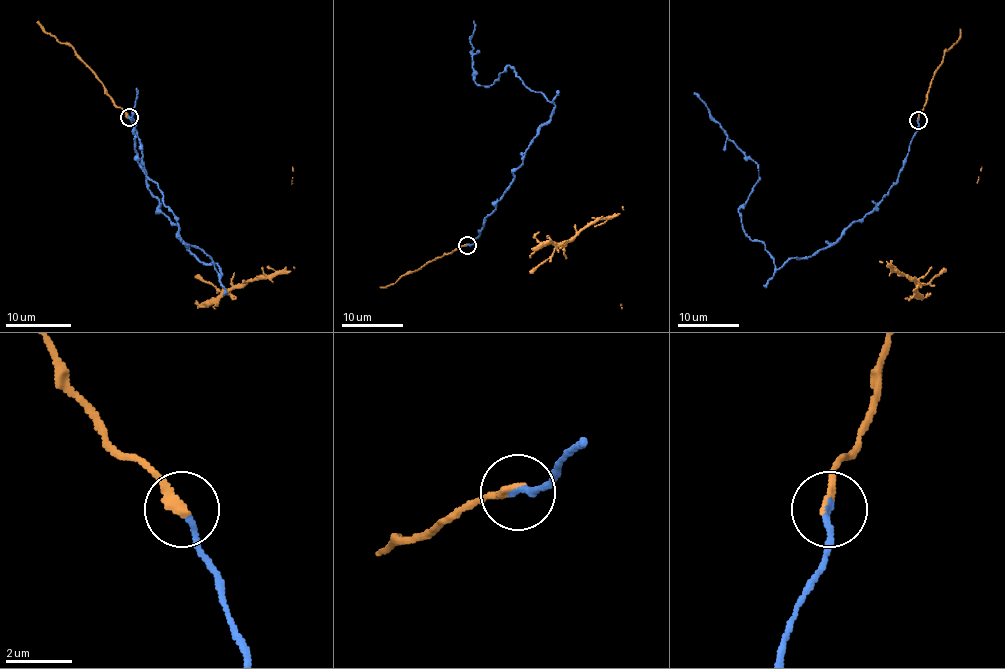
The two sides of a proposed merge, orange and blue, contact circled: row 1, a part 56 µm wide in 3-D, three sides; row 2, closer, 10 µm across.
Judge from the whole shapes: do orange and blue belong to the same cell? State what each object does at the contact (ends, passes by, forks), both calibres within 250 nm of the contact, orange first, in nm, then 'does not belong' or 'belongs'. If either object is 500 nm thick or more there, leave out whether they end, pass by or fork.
orange ends | blue ends | 280/220 nm | belongs

